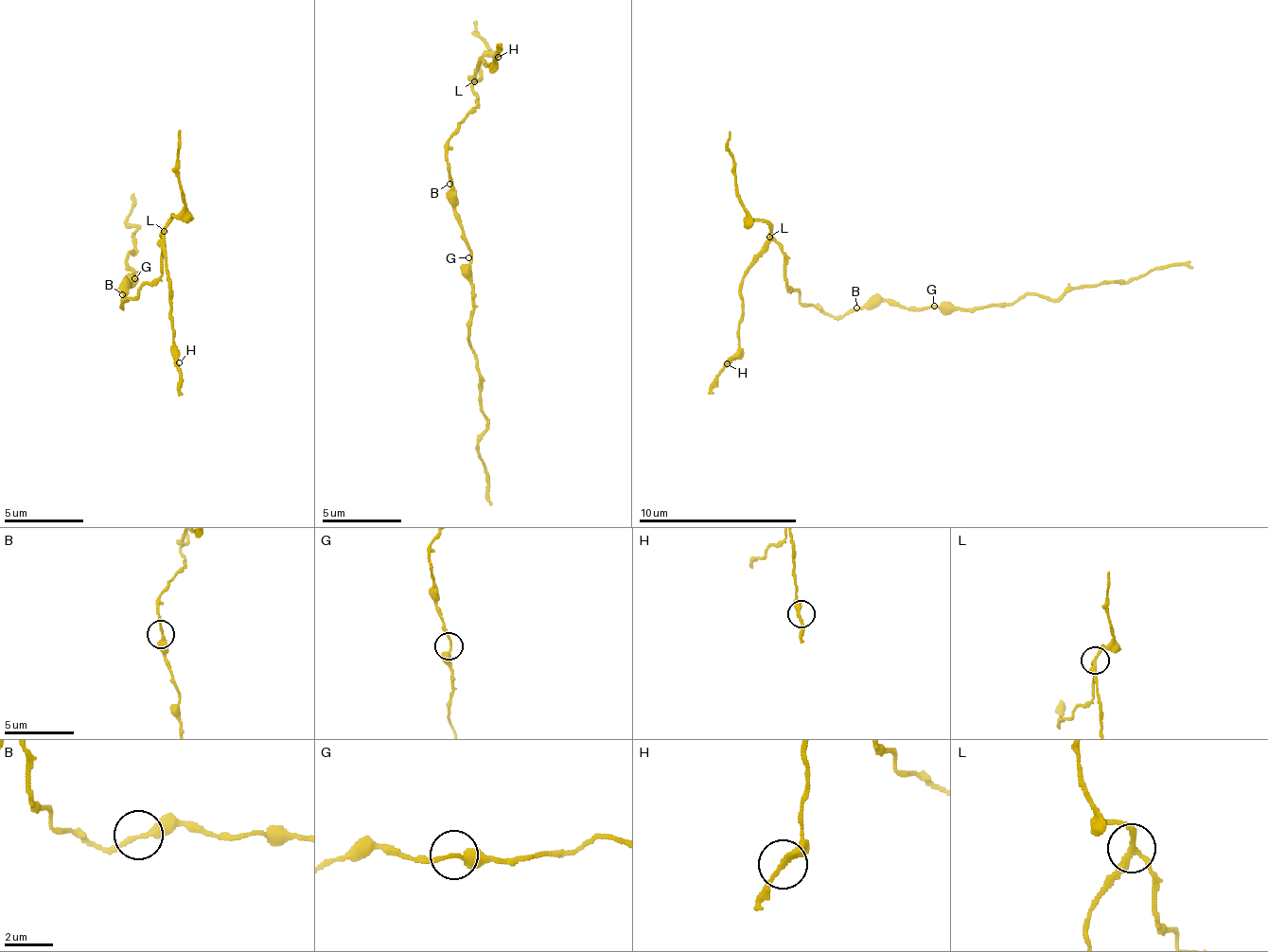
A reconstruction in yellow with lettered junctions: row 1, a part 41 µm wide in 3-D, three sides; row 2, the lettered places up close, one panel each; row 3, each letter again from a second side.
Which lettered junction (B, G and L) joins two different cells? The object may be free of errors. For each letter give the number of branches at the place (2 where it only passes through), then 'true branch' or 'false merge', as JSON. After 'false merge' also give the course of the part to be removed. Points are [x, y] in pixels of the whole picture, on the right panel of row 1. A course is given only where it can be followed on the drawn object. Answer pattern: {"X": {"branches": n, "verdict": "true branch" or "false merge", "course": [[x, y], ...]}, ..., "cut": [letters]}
{"B": {"branches": 2, "verdict": "true branch"}, "G": {"branches": 2, "verdict": "true branch"}, "L": {"branches": 3, "verdict": "false merge", "course": [[768, 236], [768, 247], [741, 280], [738, 355], [718, 376], [710, 395]]}, "cut": ["L"]}

